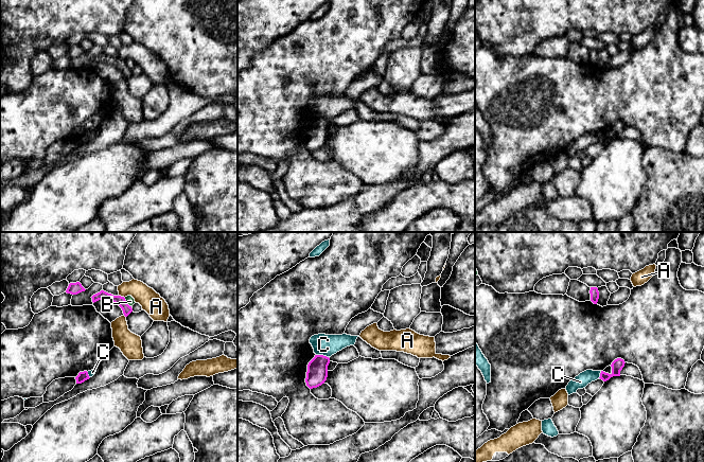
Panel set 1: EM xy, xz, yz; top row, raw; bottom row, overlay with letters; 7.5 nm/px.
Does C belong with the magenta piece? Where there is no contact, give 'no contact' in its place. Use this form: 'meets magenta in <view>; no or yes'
meets magenta in xz; no

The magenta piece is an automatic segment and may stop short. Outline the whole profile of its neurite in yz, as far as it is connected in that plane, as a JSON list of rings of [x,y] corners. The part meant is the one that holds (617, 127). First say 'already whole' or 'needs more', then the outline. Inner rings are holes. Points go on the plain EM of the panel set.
already whole | [[[621,121],[615,122],[612,125],[612,127],[611,127],[611,129],[612,129],[612,136],[609,137],[609,136],[605,136],[605,135],[601,134],[599,141],[602,142],[603,144],[606,144],[611,140],[613,140],[613,139],[620,139],[620,134],[624,129],[624,126],[626,126],[624,123],[621,122]]]

